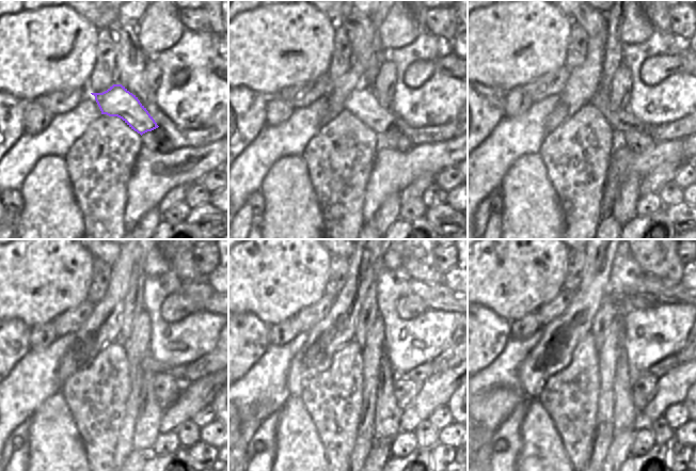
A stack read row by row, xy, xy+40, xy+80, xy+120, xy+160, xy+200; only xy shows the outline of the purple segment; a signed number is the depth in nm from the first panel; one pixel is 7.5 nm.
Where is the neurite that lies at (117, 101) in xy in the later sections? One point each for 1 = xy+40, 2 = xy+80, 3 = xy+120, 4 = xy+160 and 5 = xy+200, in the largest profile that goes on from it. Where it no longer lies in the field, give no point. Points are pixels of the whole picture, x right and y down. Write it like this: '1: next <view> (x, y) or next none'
1: next xy+40 (363, 103)
2: next xy+80 (620, 121)
3: next xy+120 (148, 363)
4: next xy+160 (421, 373)
5: next xy+200 (662, 367)

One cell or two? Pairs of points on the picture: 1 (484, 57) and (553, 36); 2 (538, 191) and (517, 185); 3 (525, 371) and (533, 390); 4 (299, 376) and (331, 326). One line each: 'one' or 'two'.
1: one
2: one
3: one
4: one

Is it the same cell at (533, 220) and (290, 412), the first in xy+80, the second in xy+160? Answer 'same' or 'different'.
same

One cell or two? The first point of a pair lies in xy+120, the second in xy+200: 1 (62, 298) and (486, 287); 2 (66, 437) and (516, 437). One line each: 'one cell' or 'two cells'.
1: one cell
2: two cells

